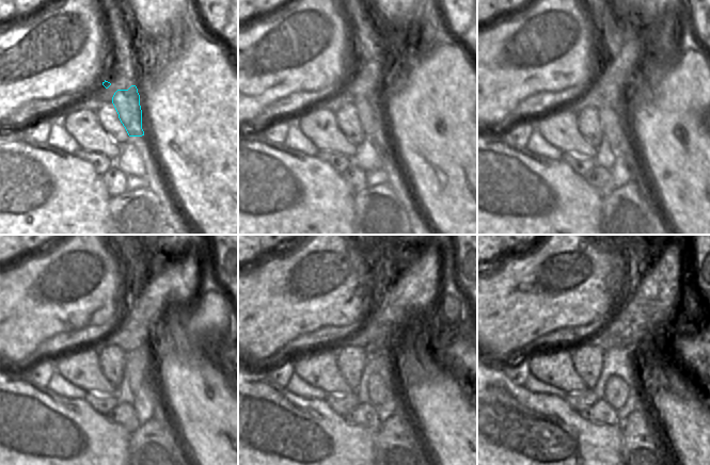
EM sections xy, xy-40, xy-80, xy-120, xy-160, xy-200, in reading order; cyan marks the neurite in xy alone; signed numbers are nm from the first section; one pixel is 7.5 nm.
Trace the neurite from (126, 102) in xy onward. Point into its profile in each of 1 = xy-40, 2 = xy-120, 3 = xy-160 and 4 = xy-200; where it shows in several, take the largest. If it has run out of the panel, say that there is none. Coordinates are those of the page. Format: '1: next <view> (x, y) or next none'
1: next xy-40 (369, 112)
2: next xy-120 (137, 361)
3: next xy-160 (377, 389)
4: next xy-200 (616, 391)

